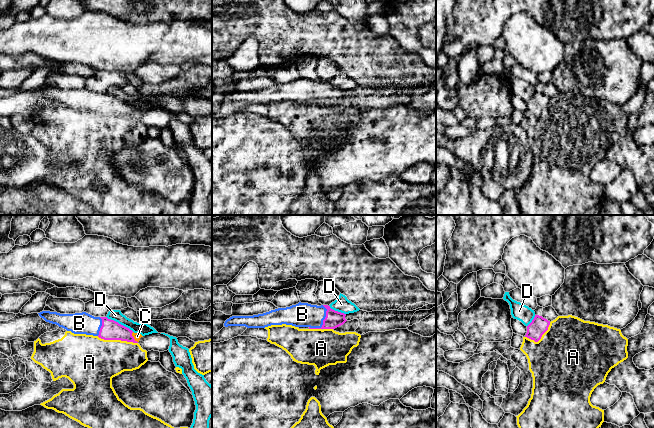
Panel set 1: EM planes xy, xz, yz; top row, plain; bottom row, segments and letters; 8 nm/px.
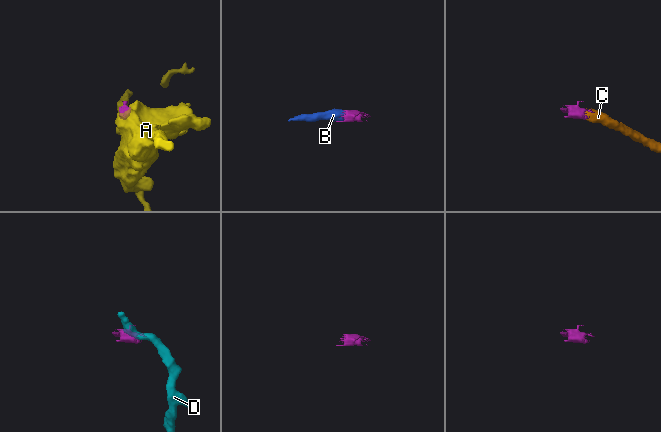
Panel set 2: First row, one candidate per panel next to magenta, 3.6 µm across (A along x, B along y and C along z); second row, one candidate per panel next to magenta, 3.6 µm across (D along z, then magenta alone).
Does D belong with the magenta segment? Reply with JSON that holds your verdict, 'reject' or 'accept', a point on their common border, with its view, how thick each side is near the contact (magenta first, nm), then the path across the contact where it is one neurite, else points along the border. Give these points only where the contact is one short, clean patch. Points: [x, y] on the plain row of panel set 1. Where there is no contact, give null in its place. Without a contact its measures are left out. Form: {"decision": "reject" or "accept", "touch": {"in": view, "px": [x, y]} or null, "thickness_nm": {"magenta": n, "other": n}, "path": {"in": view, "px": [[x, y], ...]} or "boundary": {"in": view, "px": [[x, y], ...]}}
{"decision": "reject", "touch": {"in": "xy", "px": [120, 100]}, "thickness_nm": {"magenta": 160, "other": 100}, "boundary": {"in": "xy", "px": [[106, 92], [133, 107]]}}

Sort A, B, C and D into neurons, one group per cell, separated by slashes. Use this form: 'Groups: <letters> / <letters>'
Groups: A / B C / D

